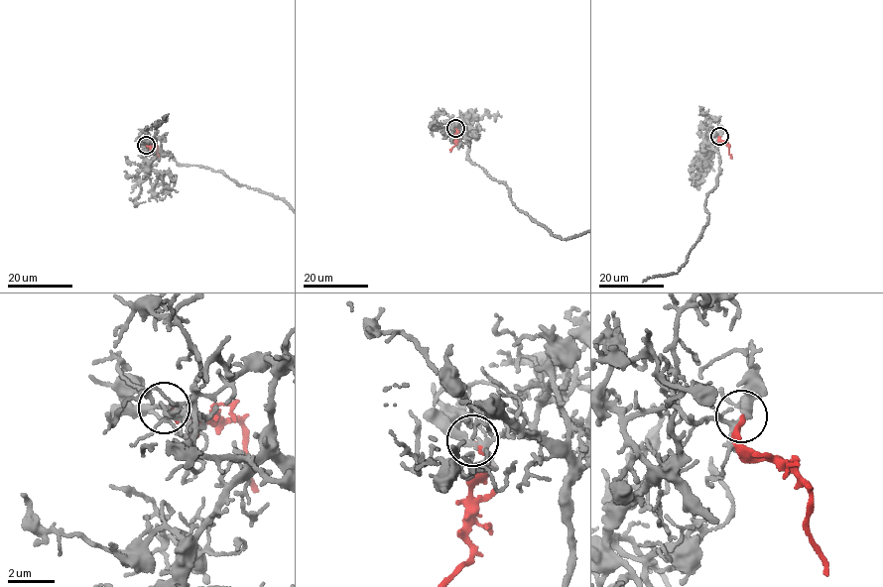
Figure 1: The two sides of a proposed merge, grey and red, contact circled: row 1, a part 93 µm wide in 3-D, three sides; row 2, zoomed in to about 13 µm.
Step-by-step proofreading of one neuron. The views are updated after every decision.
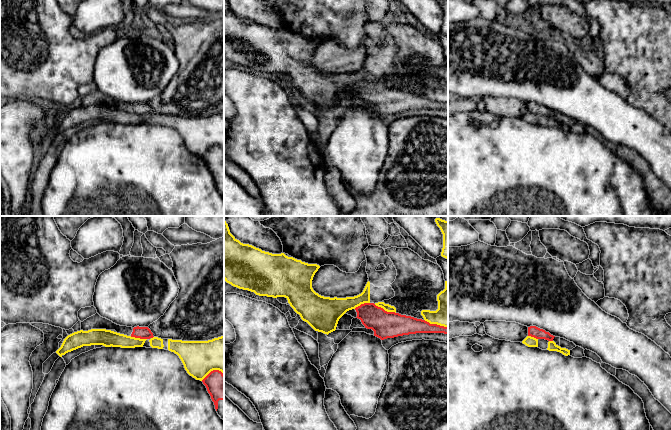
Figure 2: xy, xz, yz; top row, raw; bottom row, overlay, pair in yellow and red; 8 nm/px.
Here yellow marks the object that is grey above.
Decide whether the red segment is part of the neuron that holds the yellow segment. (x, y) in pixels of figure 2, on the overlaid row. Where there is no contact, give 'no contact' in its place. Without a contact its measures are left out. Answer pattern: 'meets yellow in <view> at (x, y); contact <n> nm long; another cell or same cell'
meets yellow in xz at (385, 310); contact 190 nm long; another cell

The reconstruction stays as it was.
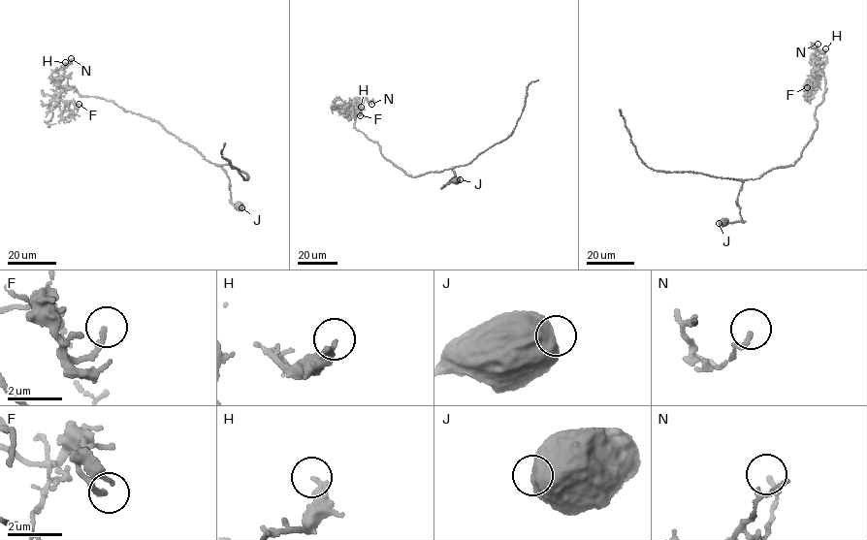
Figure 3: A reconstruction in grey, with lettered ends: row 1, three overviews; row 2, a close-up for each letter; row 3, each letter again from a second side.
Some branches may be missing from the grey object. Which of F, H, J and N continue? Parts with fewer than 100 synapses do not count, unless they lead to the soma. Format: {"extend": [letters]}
{"extend": []}

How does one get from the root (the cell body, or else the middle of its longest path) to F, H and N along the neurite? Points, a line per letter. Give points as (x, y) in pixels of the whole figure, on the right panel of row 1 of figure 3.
F: (779, 168), (795, 163), (817, 129), (816, 110), (826, 91), (823, 75), (817, 70), (807, 87)
H: (779, 168), (795, 163), (817, 129), (816, 110), (826, 91), (823, 75), (813, 65), (820, 50), (825, 48)
N: (779, 168), (797, 161), (818, 128), (816, 110), (826, 91), (812, 47), (818, 44)

